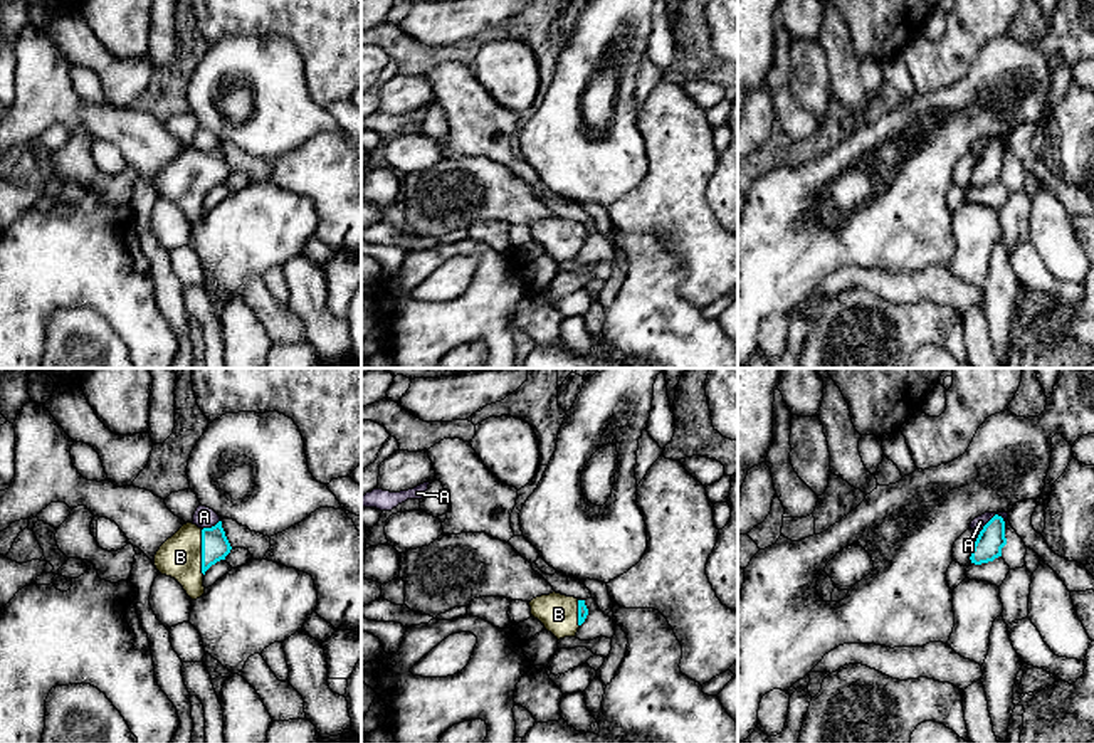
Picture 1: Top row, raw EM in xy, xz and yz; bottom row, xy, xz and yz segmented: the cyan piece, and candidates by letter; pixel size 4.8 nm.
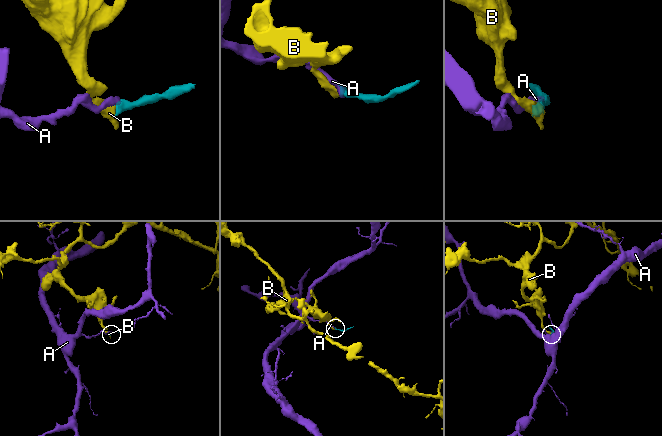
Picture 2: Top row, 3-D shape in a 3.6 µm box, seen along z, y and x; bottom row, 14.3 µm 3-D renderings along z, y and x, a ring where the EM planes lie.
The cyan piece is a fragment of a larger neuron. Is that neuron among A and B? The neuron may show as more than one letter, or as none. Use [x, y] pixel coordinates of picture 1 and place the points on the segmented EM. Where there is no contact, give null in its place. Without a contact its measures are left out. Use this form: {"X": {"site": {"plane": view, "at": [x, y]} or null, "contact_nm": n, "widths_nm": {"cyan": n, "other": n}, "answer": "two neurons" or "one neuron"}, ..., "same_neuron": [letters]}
{"A": {"site": {"plane": "yz", "at": [990, 520]}, "contact_nm": 140, "widths_nm": {"cyan": 130, "other": 60}, "answer": "two neurons"}, "B": {"site": {"plane": "xy", "at": [202, 552]}, "contact_nm": 220, "widths_nm": {"cyan": 140, "other": 200}, "answer": "one neuron"}, "same_neuron": ["B"]}

